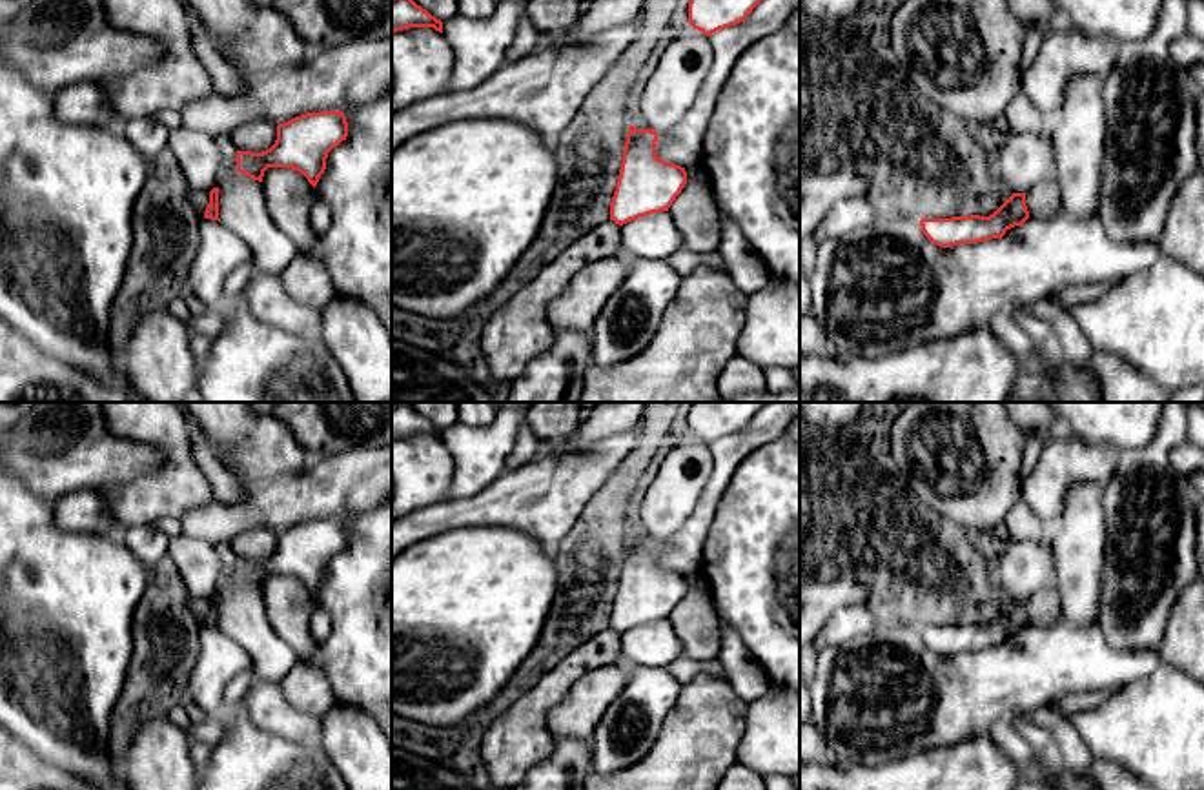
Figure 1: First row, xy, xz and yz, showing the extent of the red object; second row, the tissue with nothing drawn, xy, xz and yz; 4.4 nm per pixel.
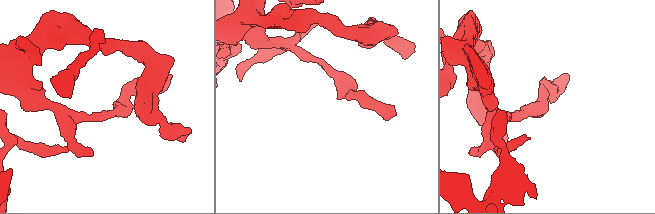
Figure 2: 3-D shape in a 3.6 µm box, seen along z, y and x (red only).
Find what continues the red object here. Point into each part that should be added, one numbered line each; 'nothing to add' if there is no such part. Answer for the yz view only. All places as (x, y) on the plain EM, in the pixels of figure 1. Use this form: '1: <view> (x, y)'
nothing to add

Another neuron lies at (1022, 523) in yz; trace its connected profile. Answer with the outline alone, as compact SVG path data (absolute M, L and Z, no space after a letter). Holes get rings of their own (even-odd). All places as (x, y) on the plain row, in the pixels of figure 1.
M1020 499L1005 515L1004 521L1011 542L1042 541L1049 528L1042 519Z

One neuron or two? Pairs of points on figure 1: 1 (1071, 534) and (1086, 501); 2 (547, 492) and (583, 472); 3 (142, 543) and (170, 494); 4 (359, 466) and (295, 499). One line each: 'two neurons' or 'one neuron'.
1: one neuron
2: one neuron
3: two neurons
4: one neuron

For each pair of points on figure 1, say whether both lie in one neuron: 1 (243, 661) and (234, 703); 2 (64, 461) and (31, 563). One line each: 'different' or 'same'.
1: different
2: different

